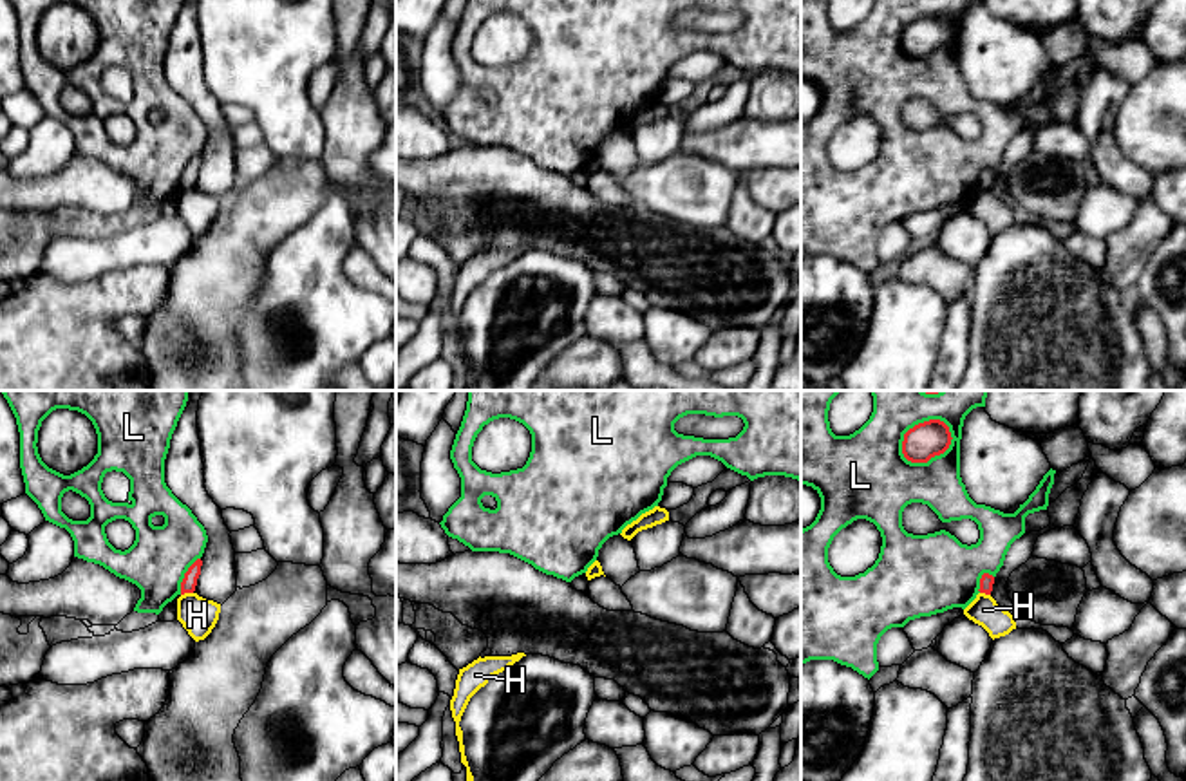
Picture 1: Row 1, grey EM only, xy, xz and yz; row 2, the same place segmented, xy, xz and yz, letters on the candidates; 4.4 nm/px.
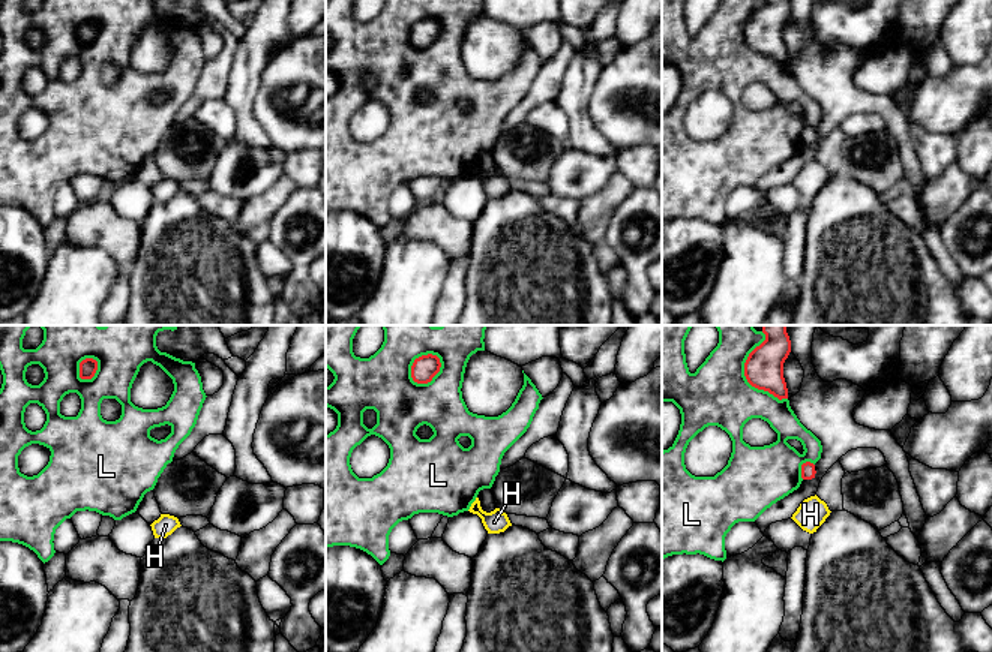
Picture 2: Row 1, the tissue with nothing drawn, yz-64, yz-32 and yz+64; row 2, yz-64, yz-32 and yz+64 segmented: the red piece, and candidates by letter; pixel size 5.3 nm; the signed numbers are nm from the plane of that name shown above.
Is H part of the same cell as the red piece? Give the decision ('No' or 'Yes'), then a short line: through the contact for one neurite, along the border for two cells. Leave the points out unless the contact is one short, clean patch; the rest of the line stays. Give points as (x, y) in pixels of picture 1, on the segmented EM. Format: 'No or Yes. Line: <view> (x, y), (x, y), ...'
No. Line: xy (192, 592), (181, 595)

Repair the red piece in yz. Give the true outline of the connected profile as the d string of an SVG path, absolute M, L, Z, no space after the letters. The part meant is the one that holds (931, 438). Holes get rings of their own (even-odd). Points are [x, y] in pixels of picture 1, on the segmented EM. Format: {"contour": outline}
{"contour": "M940 419L915 425L904 434L902 454L911 463L927 463L944 454L951 445L949 427Z"}

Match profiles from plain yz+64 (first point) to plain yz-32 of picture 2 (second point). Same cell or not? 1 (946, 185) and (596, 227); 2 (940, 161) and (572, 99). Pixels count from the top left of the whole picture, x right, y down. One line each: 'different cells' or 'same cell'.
1: same cell
2: same cell

